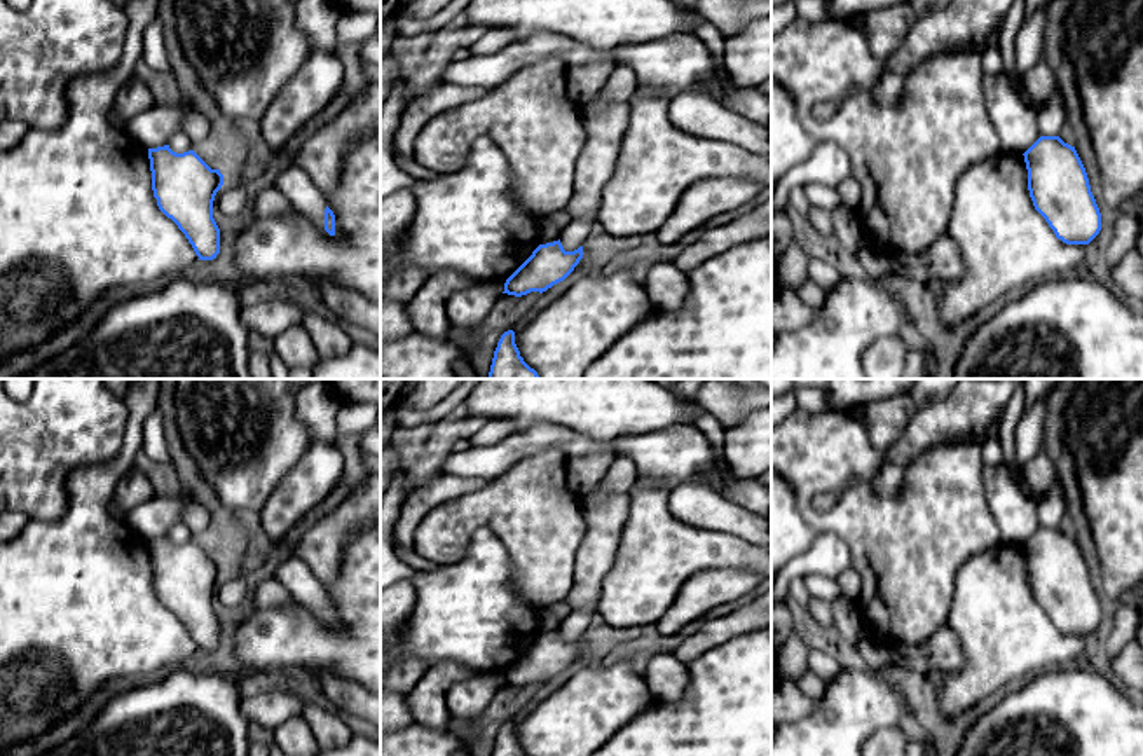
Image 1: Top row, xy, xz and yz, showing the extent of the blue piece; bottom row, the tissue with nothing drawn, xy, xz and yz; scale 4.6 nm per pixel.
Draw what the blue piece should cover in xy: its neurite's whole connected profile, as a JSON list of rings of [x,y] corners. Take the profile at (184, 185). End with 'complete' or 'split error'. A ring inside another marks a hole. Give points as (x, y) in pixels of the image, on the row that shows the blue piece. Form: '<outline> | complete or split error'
[[[169,145],[148,148],[148,159],[159,210],[185,234],[199,260],[216,258],[220,229],[213,201],[223,185],[220,169],[211,169],[194,150],[176,154]]] | complete

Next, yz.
[[[1040,136],[1024,154],[1035,210],[1066,244],[1089,244],[1101,230],[1101,213],[1075,147]]] | complete

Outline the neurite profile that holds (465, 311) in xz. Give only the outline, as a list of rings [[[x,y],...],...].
[[[487,286],[455,292],[445,304],[445,320],[455,333],[464,333],[478,340],[480,326],[501,293],[501,290]]]

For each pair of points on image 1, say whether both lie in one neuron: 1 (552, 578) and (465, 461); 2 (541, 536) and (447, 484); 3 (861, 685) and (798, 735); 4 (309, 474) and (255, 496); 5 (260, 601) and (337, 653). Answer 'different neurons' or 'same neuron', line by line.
1: different neurons
2: different neurons
3: same neuron
4: different neurons
5: different neurons

